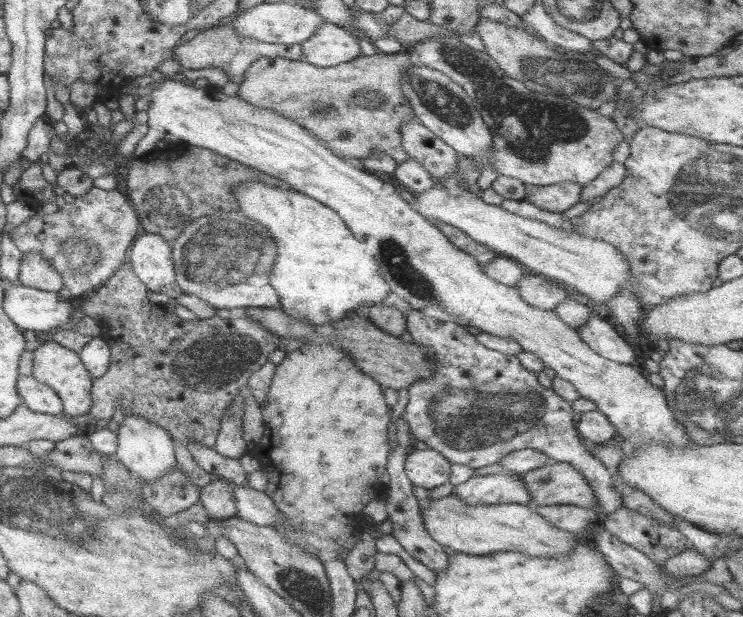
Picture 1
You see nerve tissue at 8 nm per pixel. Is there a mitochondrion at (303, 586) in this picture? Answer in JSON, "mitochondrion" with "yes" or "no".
{"mitochondrion":"yes"}

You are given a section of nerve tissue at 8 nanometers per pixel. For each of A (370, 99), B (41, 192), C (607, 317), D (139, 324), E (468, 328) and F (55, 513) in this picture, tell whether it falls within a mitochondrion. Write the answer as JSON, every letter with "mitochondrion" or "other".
{"A":"mitochondrion","B":"other","C":"other","D":"other","E":"other","F":"mitochondrion"}

